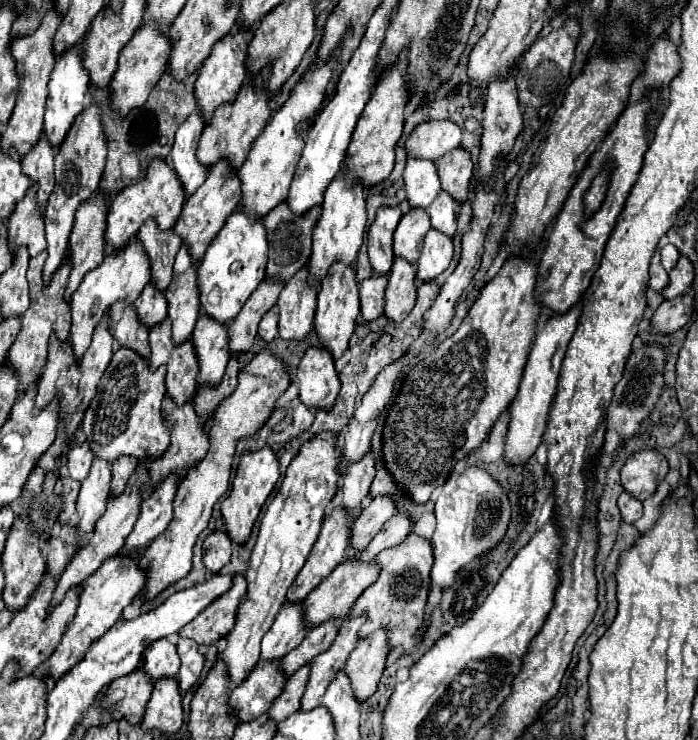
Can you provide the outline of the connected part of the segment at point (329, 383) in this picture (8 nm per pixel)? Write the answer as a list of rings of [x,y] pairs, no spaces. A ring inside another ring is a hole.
[[[310,346],[304,352],[298,366],[298,380],[300,400],[308,408],[332,408],[342,386],[332,354],[320,346]]]

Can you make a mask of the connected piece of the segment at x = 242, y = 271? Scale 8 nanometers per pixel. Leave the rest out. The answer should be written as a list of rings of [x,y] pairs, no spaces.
[[[244,210],[230,214],[214,242],[210,242],[206,254],[200,260],[198,286],[202,312],[214,316],[218,322],[230,322],[244,306],[248,296],[266,276],[268,238],[262,218],[254,218]]]

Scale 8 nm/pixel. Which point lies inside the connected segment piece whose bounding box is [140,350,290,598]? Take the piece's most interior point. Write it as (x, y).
(264, 379)

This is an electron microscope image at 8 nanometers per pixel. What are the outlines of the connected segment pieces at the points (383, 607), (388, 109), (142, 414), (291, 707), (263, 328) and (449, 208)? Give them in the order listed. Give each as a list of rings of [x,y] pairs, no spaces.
[[[410,534],[404,542],[398,546],[392,546],[390,550],[382,550],[376,556],[376,562],[380,564],[380,576],[378,580],[368,586],[360,598],[352,606],[352,616],[360,616],[362,612],[368,612],[366,624],[360,628],[360,638],[366,638],[374,630],[386,626],[390,630],[390,650],[394,650],[398,644],[404,646],[406,654],[416,652],[418,642],[414,634],[424,624],[424,606],[428,598],[428,586],[430,586],[430,566],[434,562],[432,546],[426,538]]]
[[[402,52],[396,64],[392,64],[378,80],[372,100],[366,104],[366,110],[356,124],[356,130],[346,154],[346,164],[350,166],[350,178],[360,178],[364,186],[374,186],[378,182],[384,182],[394,168],[396,144],[404,130],[404,112],[412,98],[412,90],[408,86],[408,68],[410,68],[408,52]]]
[[[124,346],[114,352],[82,420],[82,430],[96,456],[112,462],[120,454],[136,458],[158,458],[164,454],[170,444],[170,424],[164,420],[160,408],[166,394],[164,378],[166,366],[150,370],[146,358]]]
[[[302,666],[302,670],[298,670],[298,674],[294,674],[294,678],[288,680],[282,694],[274,700],[272,708],[268,710],[270,718],[274,718],[276,722],[282,722],[284,718],[300,710],[302,690],[306,690],[306,678],[310,678],[310,666]]]
[[[276,306],[262,316],[260,326],[258,326],[258,334],[260,334],[266,342],[272,342],[272,340],[278,336],[278,308],[276,308]]]
[[[444,190],[438,194],[438,198],[434,200],[434,204],[428,206],[428,214],[432,220],[432,228],[452,236],[456,232],[458,226],[458,202],[454,202],[454,198],[450,198],[450,194],[446,194]]]

